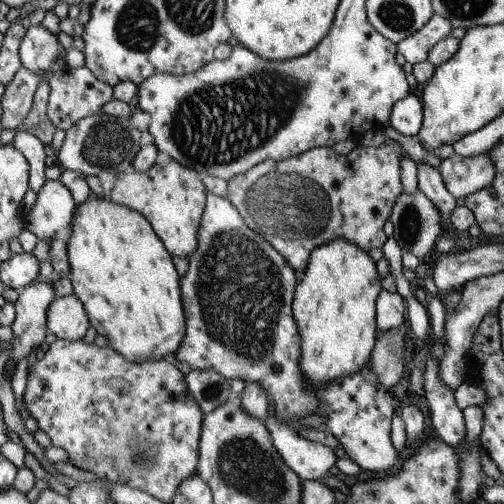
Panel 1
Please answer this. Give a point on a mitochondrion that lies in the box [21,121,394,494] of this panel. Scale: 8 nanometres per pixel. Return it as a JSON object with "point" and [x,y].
{"point":[239,291]}

